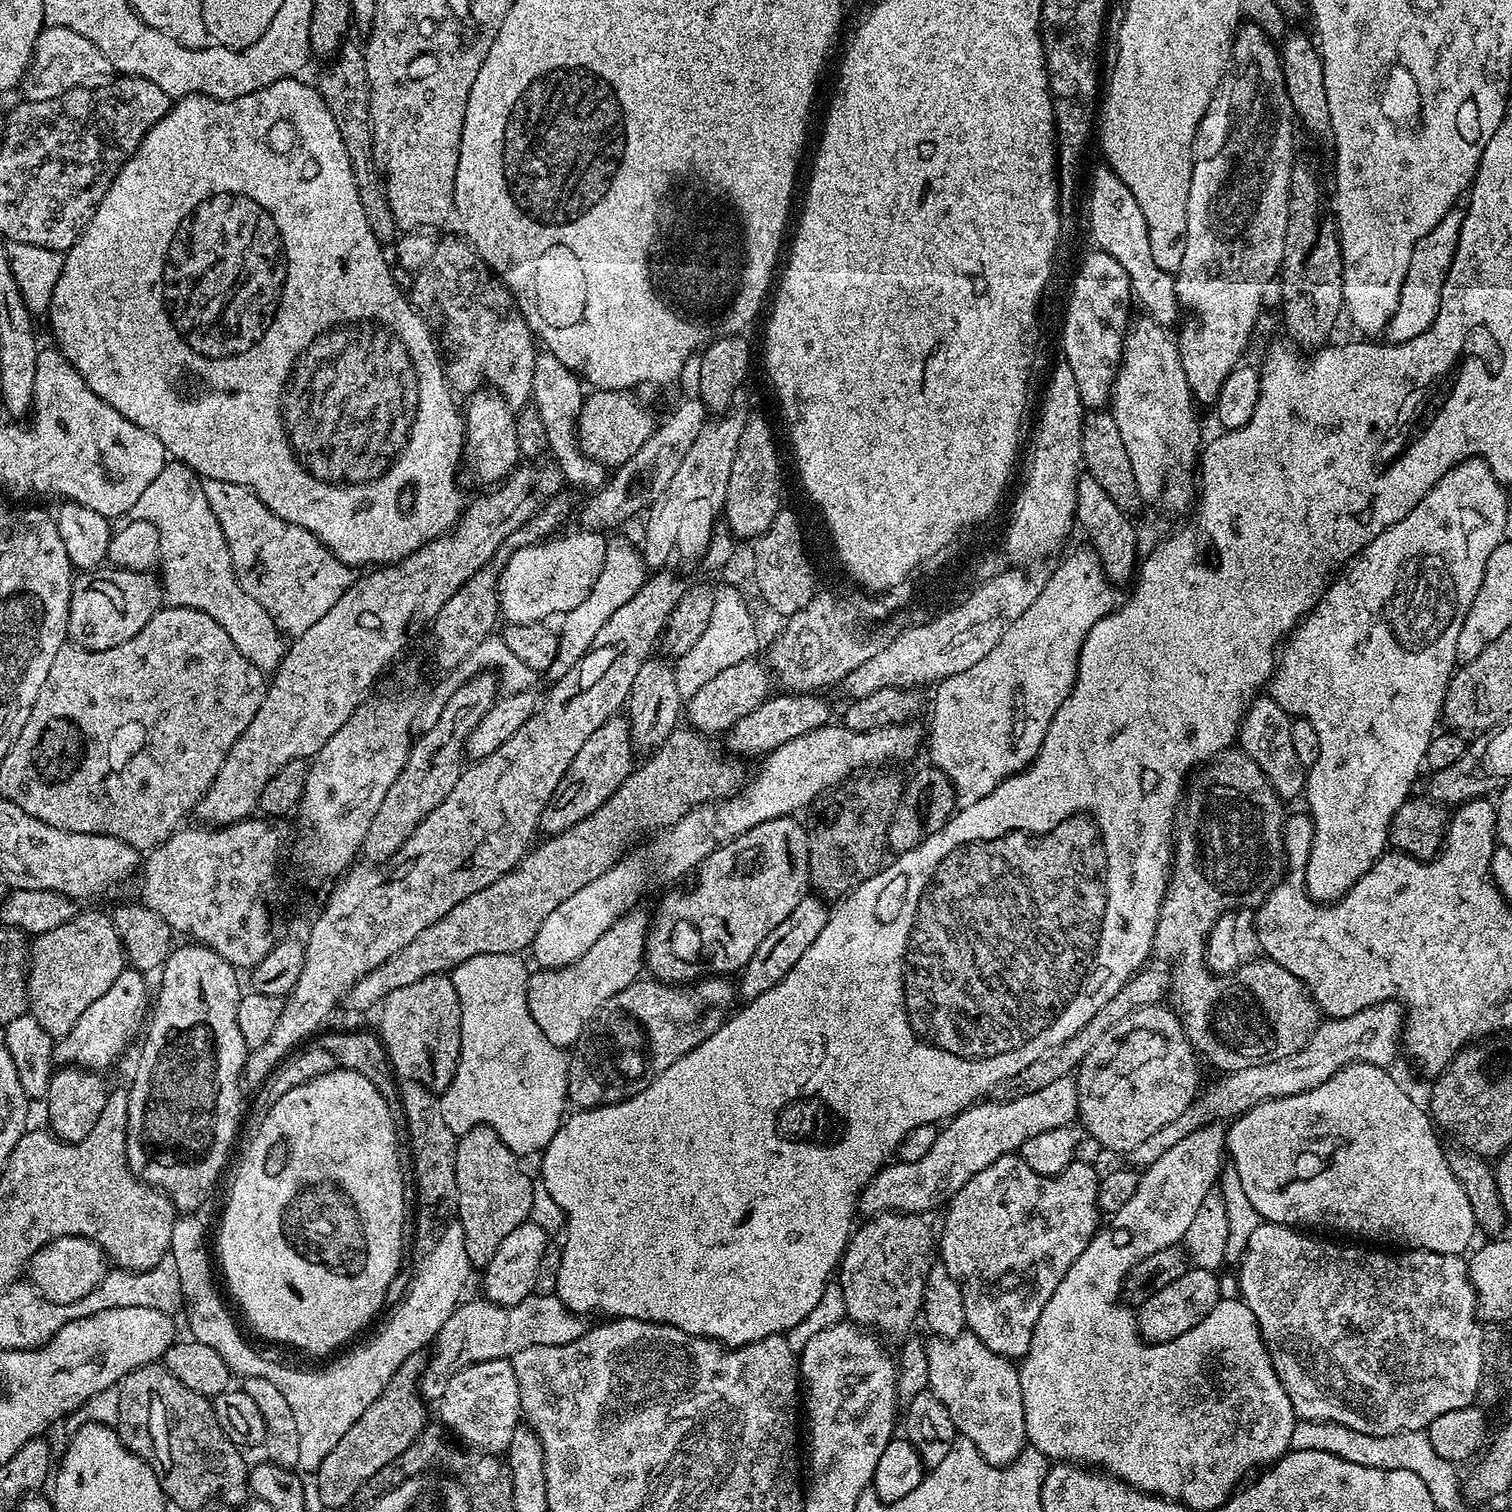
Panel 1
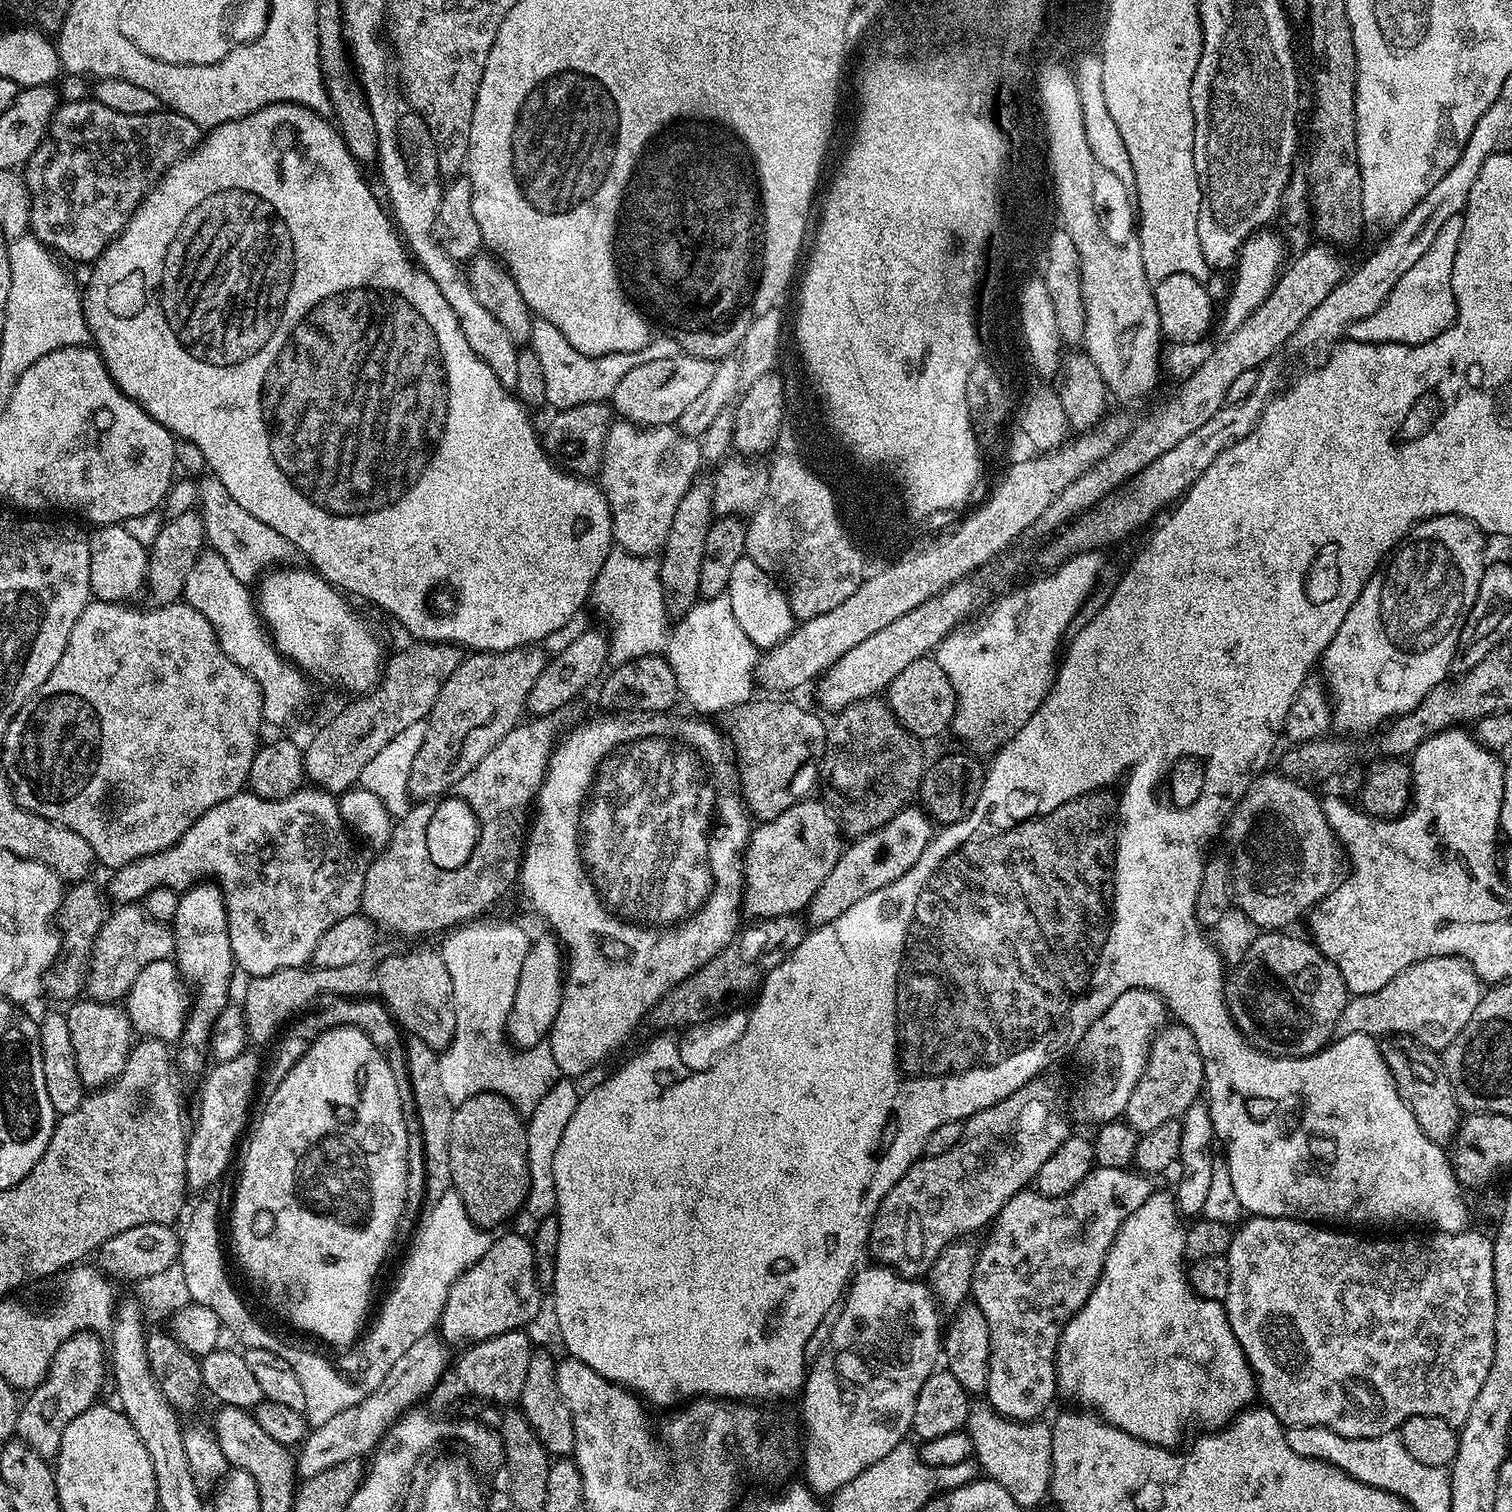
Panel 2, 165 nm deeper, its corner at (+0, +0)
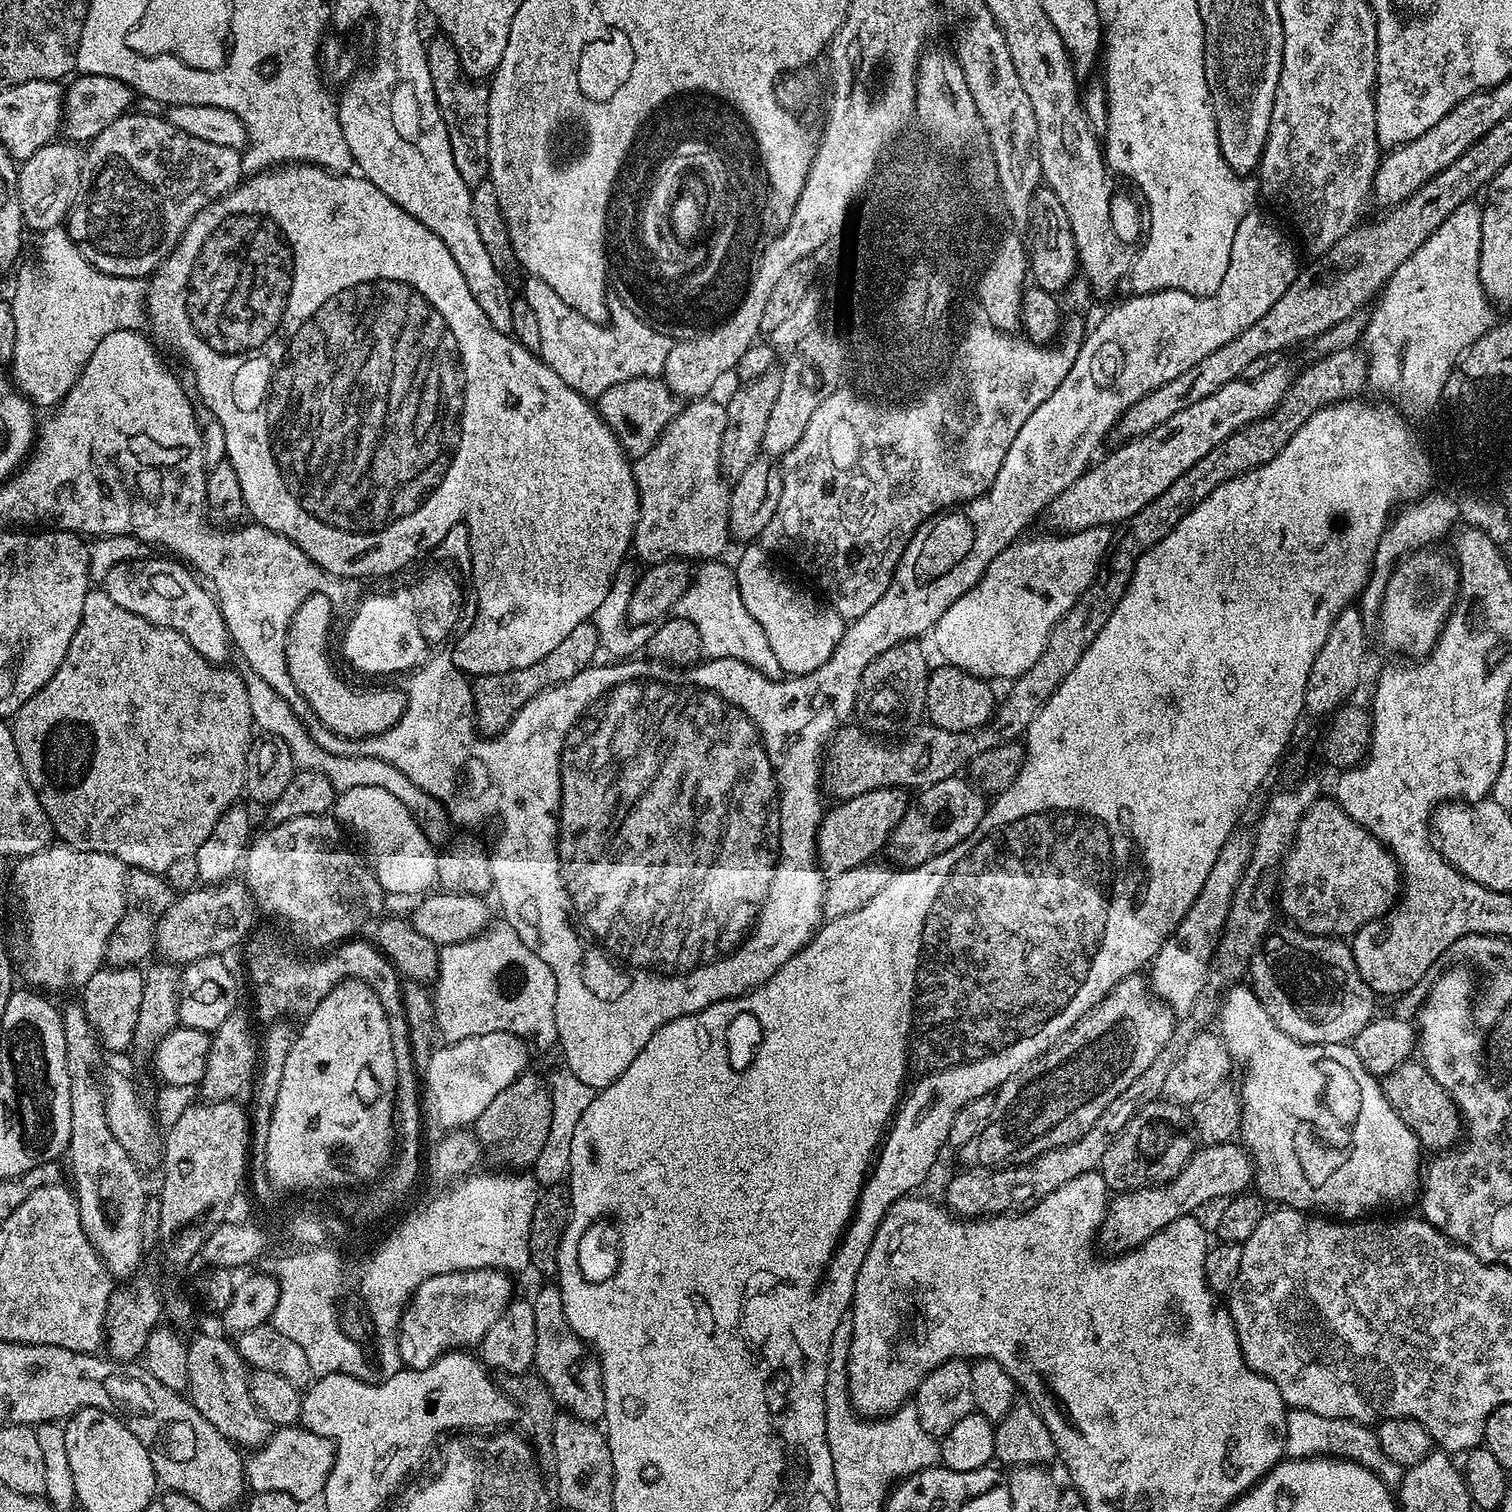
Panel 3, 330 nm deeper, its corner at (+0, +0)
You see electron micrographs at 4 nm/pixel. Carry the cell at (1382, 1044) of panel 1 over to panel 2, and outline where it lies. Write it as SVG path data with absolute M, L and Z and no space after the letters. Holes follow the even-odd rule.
M1436 956L1420 960L1411 964L1406 970L1400 971L1386 986L1382 986L1382 989L1370 994L1352 996L1346 1009L1339 1016L1335 1035L1342 1038L1346 1034L1362 1032L1368 1036L1383 1038L1388 1034L1408 1034L1420 1039L1424 1047L1444 1052L1462 1032L1466 1023L1470 1022L1470 1017L1474 1014L1474 1009L1481 1001L1483 993L1480 977L1473 971L1471 965L1460 957Z

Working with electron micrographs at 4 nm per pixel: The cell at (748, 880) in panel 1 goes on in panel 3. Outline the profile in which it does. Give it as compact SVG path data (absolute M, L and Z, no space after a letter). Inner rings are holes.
M875 788L866 794L858 794L854 798L837 803L837 808L832 807L825 811L824 818L820 822L820 828L816 832L816 858L825 873L829 877L835 878L846 870L850 870L859 864L869 863L873 859L875 852L885 851L888 839L892 836L892 831L902 822L902 818L910 807L909 793L903 788Z

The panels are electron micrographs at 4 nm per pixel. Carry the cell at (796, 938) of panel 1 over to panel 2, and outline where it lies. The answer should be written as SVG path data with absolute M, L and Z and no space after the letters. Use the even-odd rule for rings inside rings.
M905 806L901 812L890 822L886 822L883 828L876 828L873 832L853 839L852 844L843 849L834 862L834 870L826 874L826 882L818 886L814 898L808 903L806 920L809 925L819 926L834 922L854 902L862 902L866 894L874 894L874 890L882 890L890 882L902 878L906 870L910 870L922 858L926 846L931 842L934 835L934 824L927 812L920 806Z

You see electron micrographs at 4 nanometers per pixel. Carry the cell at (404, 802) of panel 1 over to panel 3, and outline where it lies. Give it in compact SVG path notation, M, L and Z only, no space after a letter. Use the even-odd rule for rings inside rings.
M595 623L579 624L574 626L574 630L570 630L570 634L566 634L566 638L562 638L562 643L550 650L550 654L546 654L546 658L534 662L534 666L475 677L471 681L472 703L479 731L488 738L499 736L518 714L518 710L522 710L522 706L530 702L530 698L534 698L539 692L545 692L553 684L574 678L574 674L578 674L583 668L593 667L595 660L592 659L601 648L600 631L596 629Z

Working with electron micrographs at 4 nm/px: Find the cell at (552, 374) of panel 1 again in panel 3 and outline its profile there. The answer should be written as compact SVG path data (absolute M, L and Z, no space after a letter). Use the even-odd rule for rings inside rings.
M709 398L693 400L668 423L668 429L658 442L632 464L640 495L640 517L632 535L631 551L637 552L645 565L690 556L724 556L723 552L730 545L730 488L727 483L724 485L720 451L727 425L727 407Z

